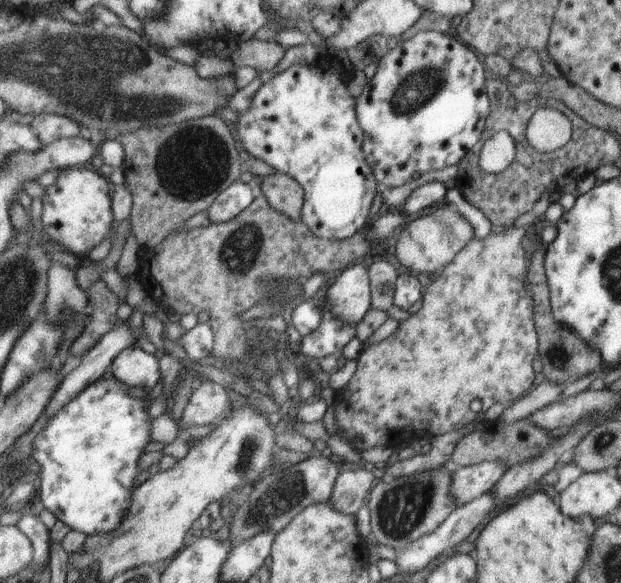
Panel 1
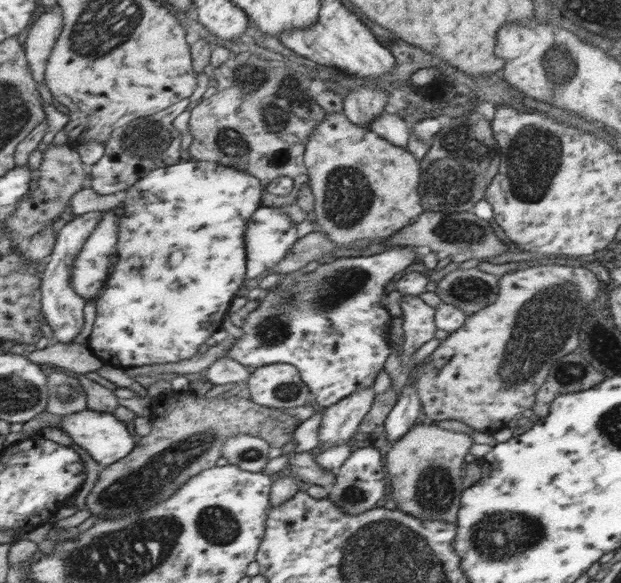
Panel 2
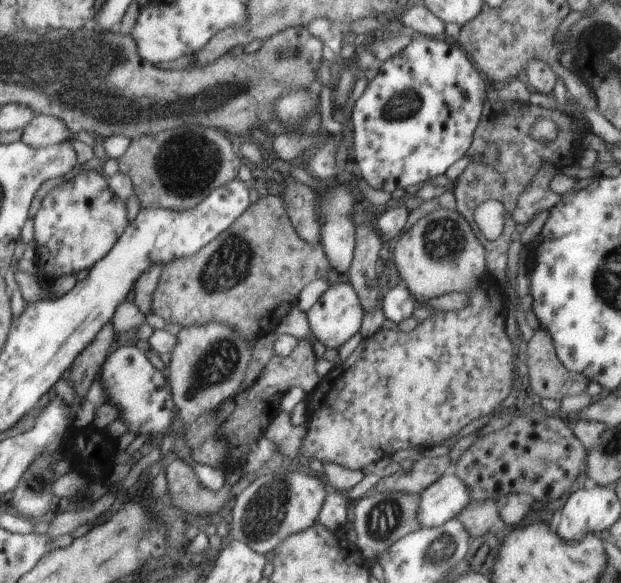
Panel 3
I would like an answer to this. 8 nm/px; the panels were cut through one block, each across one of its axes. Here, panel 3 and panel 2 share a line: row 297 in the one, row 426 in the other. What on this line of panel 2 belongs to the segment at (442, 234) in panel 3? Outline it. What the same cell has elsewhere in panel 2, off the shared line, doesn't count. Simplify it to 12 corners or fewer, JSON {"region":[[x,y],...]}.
{"region":[[415,424],[385,454],[391,500],[455,524],[471,436]]}

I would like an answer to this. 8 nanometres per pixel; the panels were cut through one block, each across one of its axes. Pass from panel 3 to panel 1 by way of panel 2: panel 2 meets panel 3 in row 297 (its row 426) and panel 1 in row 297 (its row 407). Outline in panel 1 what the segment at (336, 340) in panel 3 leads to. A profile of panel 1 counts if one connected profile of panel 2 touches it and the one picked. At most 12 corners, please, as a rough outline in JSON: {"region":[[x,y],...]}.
{"region":[[371,266],[341,270],[327,290],[331,312],[355,324],[369,308]]}

